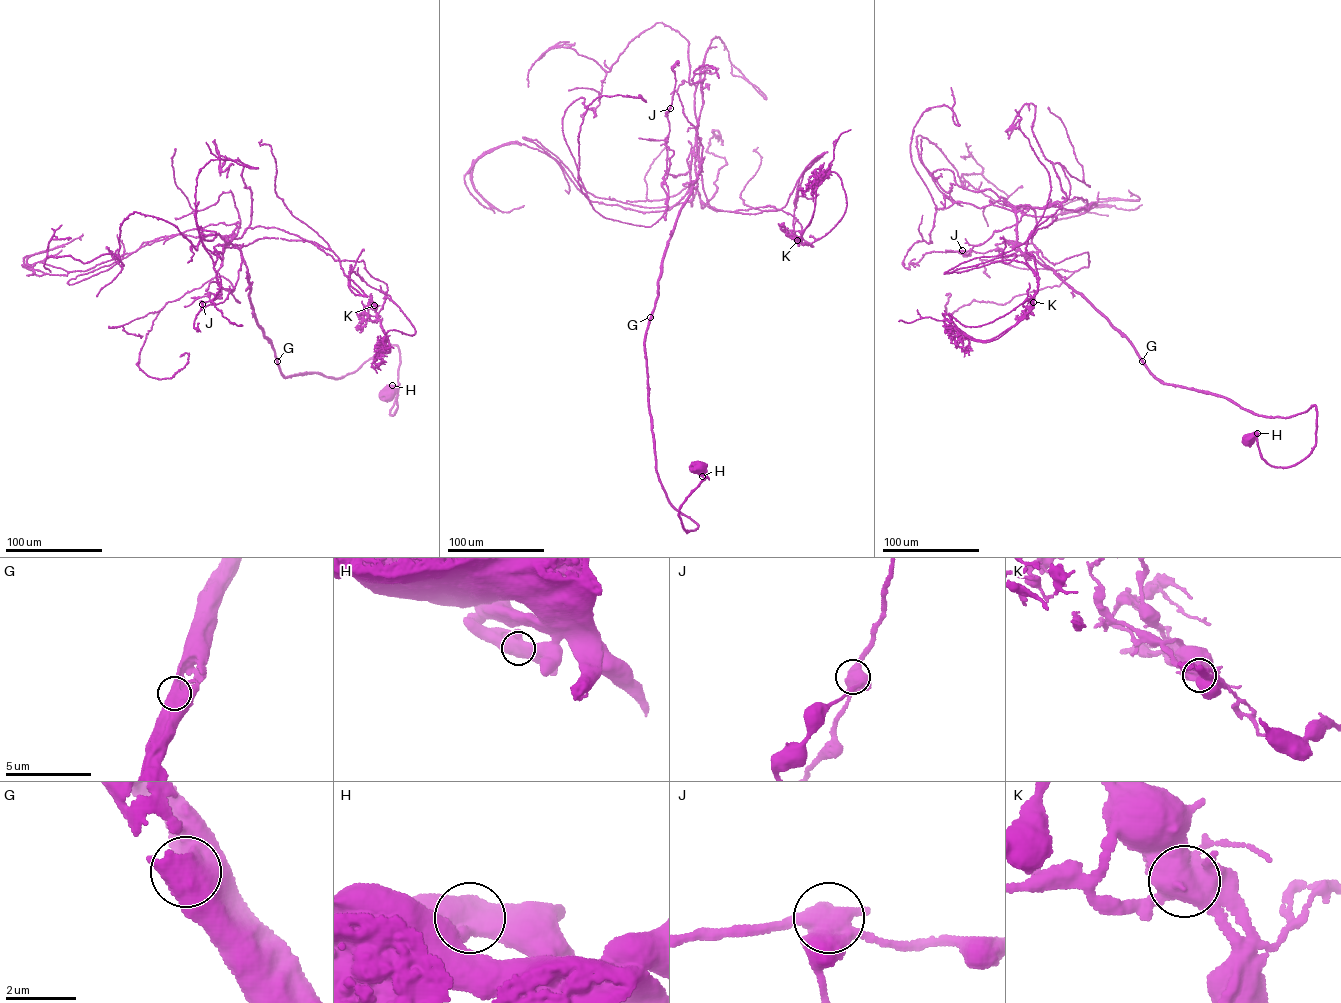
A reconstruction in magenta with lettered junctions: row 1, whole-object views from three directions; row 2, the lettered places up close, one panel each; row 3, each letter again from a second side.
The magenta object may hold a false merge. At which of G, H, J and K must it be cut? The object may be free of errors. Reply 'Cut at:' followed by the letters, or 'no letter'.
Cut at: K

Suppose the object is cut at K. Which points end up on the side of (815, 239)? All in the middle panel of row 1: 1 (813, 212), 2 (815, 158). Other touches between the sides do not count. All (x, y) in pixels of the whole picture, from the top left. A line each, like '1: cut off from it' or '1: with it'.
1: cut off from it
2: with it

